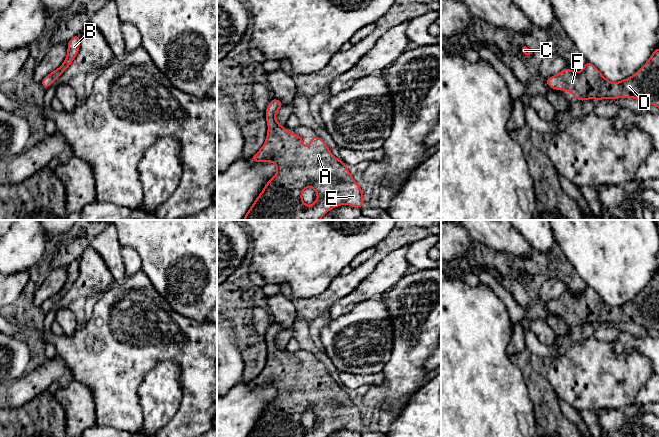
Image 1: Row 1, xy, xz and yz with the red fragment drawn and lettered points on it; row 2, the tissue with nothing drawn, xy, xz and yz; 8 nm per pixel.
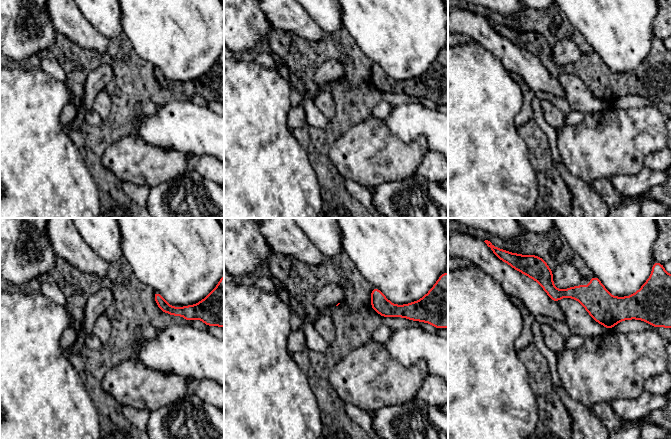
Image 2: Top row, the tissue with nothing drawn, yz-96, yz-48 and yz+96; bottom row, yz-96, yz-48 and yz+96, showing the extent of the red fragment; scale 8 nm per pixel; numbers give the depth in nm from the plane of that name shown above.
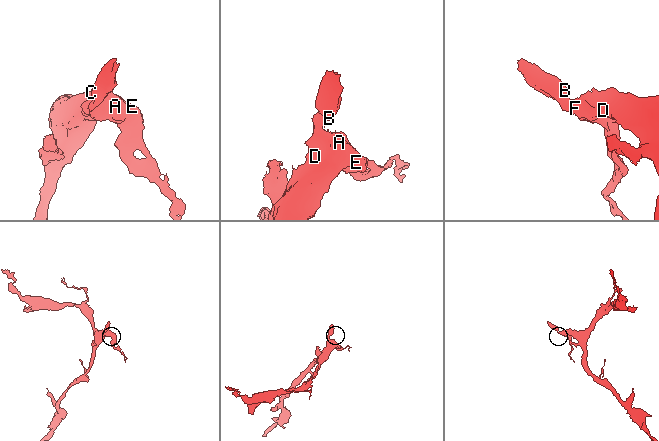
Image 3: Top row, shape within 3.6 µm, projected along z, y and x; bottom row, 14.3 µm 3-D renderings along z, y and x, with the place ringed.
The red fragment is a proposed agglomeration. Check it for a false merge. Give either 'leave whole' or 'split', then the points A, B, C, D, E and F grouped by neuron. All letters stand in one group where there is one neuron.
leave whole; A B C D E F

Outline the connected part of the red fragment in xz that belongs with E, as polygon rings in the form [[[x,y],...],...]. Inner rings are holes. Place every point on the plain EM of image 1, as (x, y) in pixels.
[[[272,323],[265,335],[268,347],[268,357],[262,372],[250,383],[254,386],[274,386],[277,396],[265,409],[262,417],[256,422],[255,426],[247,437],[326,437],[334,431],[348,427],[352,431],[361,432],[364,427],[363,416],[360,410],[353,404],[350,396],[341,384],[338,384],[329,375],[324,364],[320,361],[311,360],[310,371],[307,373],[302,368],[303,362],[297,357],[294,359],[283,352],[275,342],[276,336],[283,330],[280,324]],[[312,410],[317,417],[318,423],[310,430],[306,430],[302,425],[302,415]]]

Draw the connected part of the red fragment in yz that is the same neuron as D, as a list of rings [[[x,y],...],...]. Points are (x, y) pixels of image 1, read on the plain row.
[[[659,272],[632,301],[620,306],[609,306],[588,285],[580,297],[568,292],[545,304],[549,312],[567,314],[579,325],[632,321],[659,331]]]

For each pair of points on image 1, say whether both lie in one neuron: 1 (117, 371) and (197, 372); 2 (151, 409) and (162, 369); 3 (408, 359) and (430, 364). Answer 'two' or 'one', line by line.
1: one
2: one
3: two

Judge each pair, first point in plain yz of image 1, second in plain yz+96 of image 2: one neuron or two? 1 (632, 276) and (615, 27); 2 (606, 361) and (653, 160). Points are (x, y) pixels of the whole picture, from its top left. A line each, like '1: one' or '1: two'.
1: one
2: two

